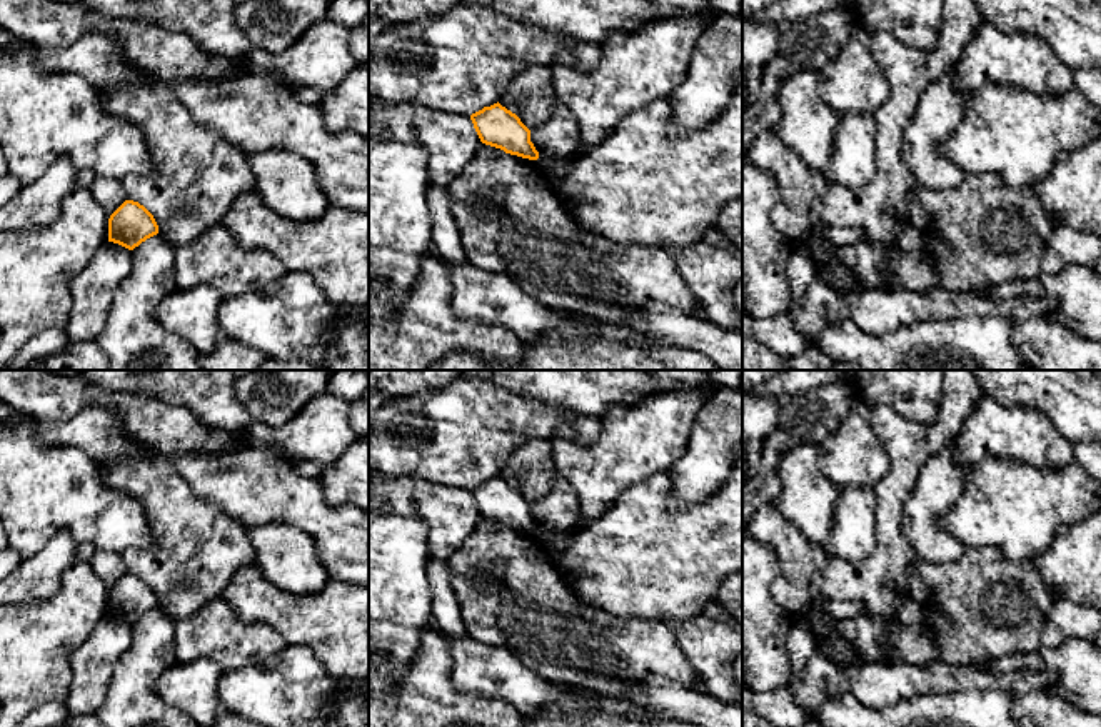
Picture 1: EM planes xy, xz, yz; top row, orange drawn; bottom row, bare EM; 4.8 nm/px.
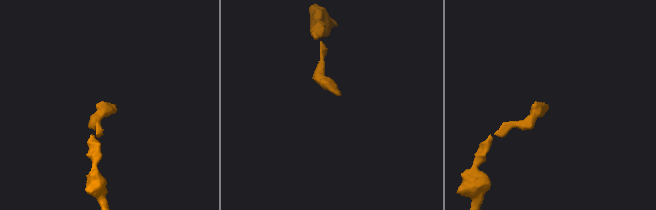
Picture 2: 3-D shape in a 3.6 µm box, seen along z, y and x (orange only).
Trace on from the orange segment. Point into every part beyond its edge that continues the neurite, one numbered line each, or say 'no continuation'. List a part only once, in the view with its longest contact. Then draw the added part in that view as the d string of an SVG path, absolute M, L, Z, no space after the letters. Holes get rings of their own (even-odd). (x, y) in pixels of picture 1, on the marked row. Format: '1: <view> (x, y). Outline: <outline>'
no continuation

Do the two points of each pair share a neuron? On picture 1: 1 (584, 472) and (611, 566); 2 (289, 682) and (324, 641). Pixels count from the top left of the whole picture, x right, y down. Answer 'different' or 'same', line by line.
1: different
2: different

